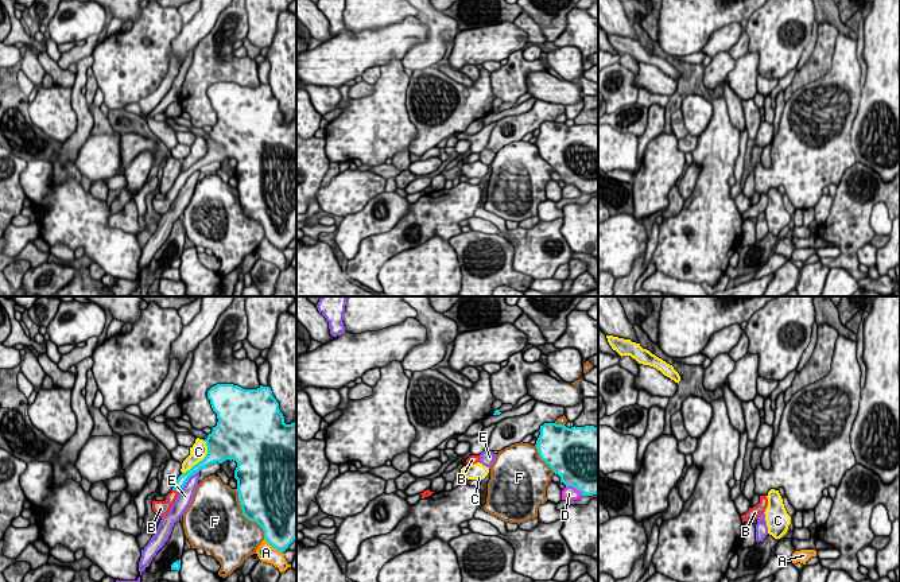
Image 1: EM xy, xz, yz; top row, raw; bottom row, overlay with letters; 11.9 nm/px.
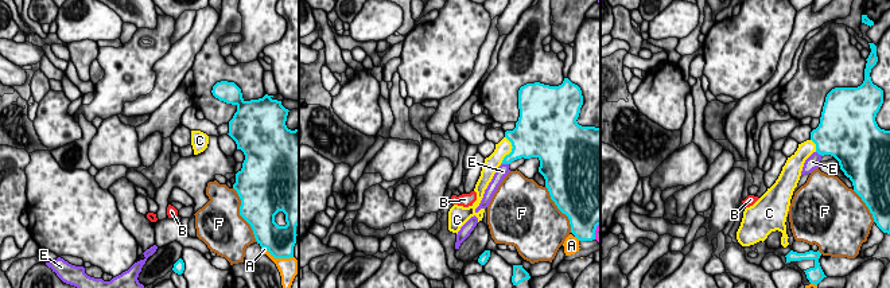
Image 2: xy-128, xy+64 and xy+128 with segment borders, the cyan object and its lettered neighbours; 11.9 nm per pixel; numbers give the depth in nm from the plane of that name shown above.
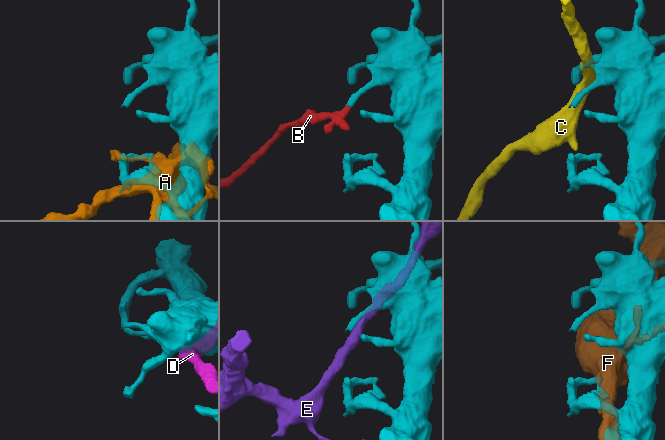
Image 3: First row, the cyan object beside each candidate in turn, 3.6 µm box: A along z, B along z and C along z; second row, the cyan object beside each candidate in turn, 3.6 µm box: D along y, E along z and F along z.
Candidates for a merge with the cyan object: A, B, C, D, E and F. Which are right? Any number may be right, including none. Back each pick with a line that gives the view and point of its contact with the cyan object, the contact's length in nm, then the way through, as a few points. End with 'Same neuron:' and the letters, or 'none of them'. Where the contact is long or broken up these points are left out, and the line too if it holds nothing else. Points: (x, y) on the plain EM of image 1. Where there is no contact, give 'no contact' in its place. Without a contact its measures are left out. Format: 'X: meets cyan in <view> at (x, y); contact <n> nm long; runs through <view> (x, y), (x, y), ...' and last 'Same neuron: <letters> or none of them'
B: meets cyan in xy at (175, 187); contact 90 nm long; runs through xy (183, 175), (175, 187), (165, 205)
Same neuron: B

